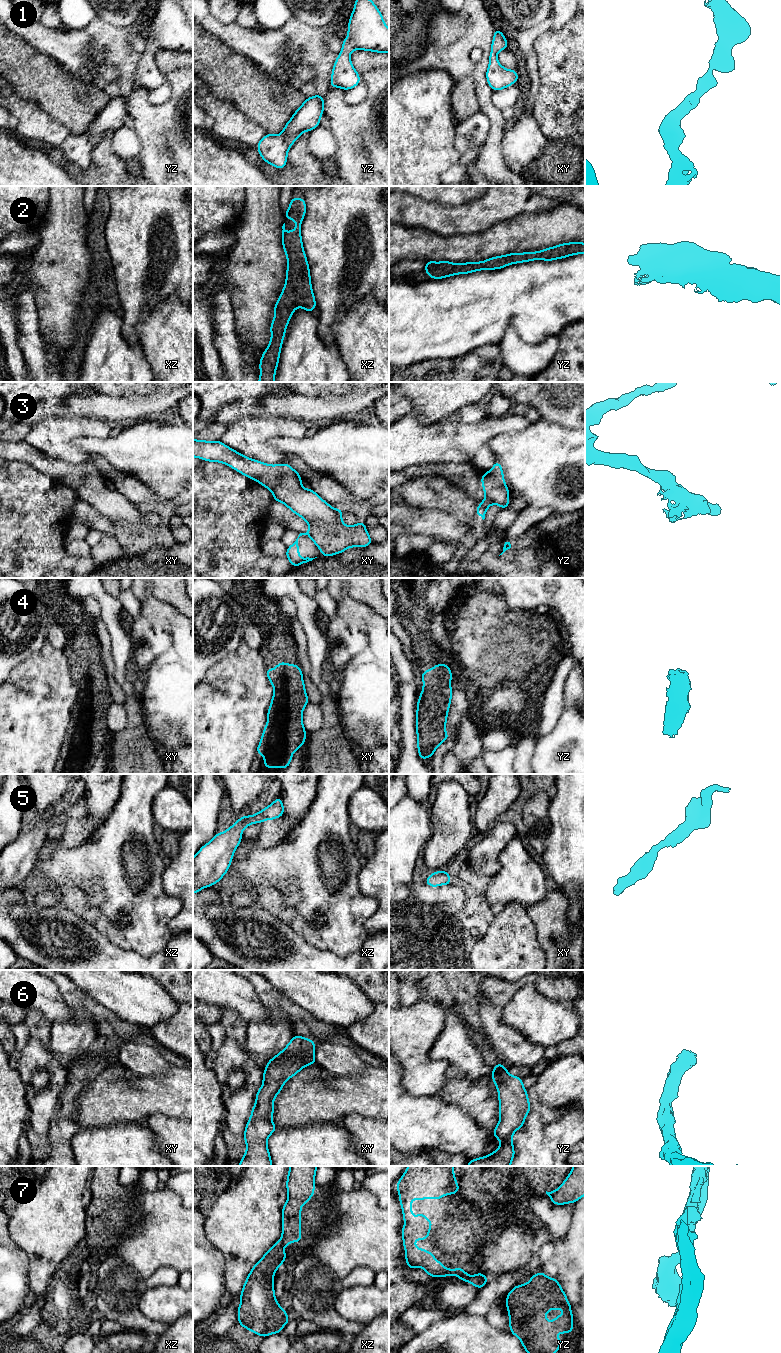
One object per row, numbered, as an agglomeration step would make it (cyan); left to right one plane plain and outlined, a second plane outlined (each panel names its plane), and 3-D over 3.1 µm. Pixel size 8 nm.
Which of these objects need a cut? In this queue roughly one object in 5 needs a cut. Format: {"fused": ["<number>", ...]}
{"fused": []}

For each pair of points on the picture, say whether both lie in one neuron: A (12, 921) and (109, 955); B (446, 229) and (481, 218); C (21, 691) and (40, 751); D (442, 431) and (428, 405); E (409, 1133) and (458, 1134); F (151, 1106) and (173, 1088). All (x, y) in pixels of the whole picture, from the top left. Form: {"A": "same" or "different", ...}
{"A": "same", "B": "same", "C": "same", "D": "different", "E": "same", "F": "same"}

